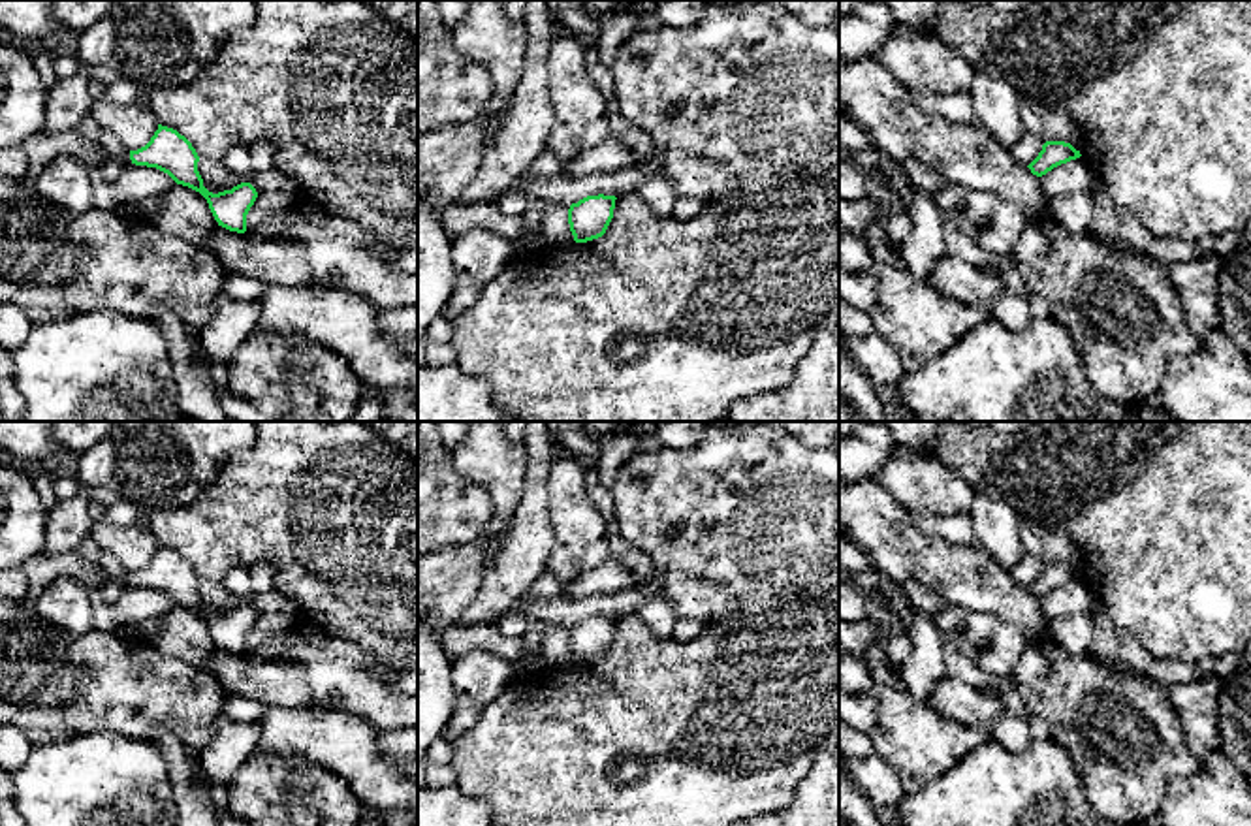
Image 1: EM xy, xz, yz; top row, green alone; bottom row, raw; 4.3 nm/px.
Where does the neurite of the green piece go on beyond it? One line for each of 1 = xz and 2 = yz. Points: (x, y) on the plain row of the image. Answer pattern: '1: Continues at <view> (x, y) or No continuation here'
1: No continuation here
2: No continuation here

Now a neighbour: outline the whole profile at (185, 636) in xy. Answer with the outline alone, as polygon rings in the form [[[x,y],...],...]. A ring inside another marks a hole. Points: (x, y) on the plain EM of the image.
[[[175,606],[160,615],[156,623],[160,632],[152,645],[162,657],[186,662],[198,670],[207,666],[218,643],[199,613]]]

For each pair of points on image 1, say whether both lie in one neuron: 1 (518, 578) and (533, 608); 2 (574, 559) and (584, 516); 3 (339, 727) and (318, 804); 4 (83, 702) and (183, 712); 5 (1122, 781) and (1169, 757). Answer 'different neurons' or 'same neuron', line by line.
1: different neurons
2: same neuron
3: different neurons
4: same neuron
5: same neuron

